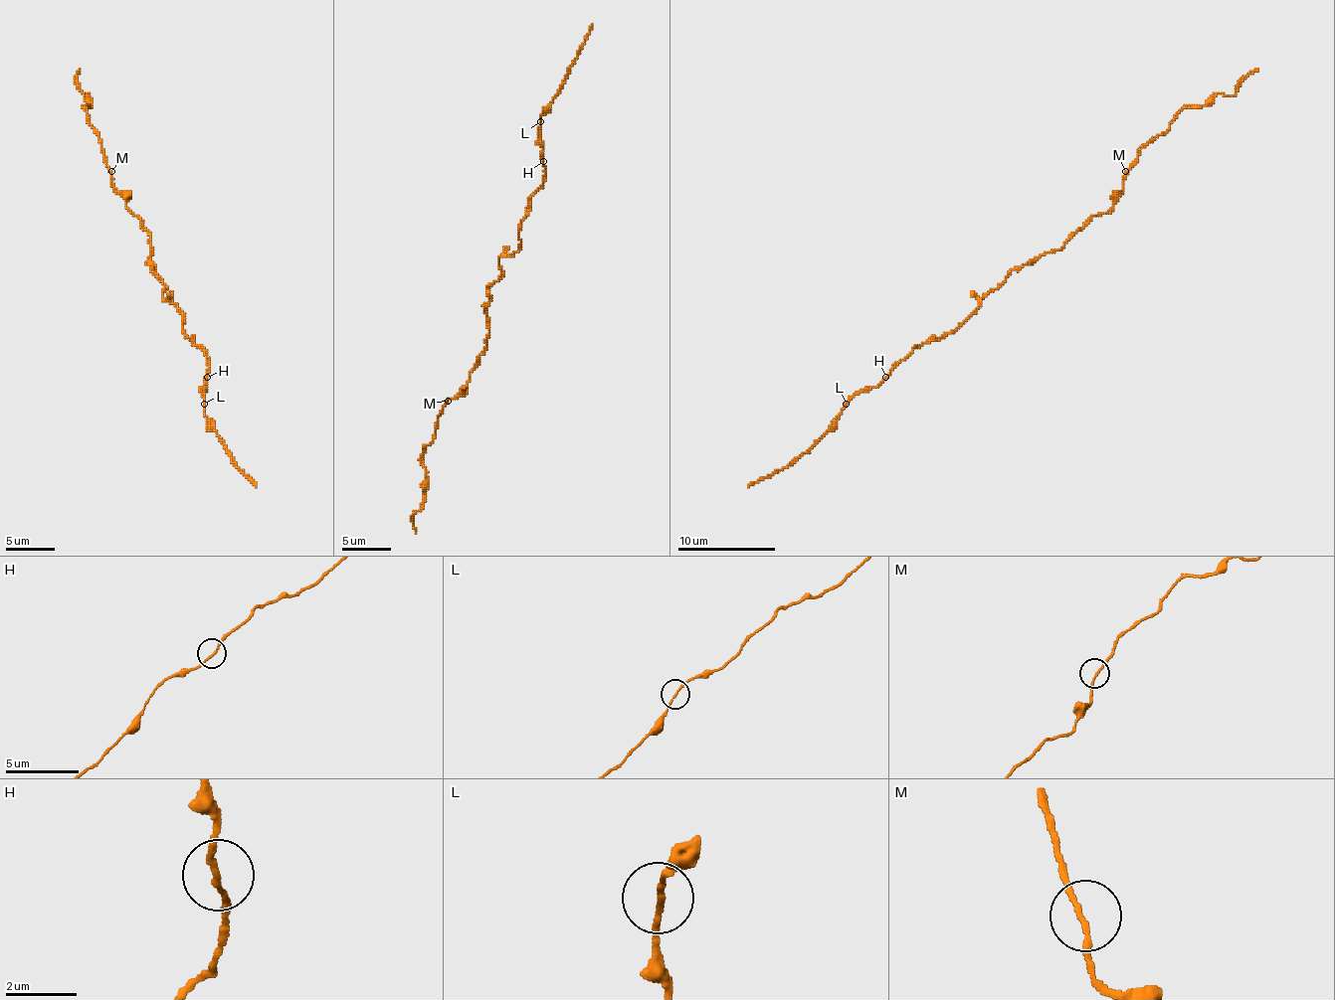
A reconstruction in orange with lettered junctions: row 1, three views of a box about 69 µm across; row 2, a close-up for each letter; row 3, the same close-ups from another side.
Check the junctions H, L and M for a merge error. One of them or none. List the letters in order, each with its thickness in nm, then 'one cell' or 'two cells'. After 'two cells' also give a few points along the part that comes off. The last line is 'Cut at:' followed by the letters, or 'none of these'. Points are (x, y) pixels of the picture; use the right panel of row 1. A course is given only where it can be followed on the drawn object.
H: 130 nm thick; one cell
L: 130 nm thick; one cell
M: 130 nm thick; one cell
Cut at: none of these

